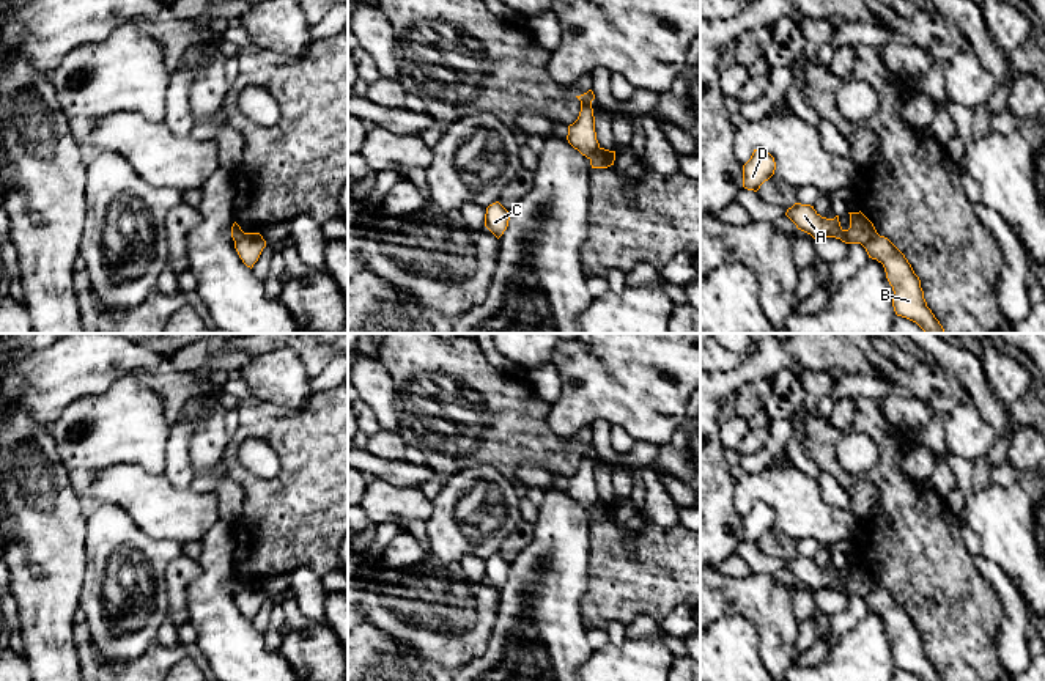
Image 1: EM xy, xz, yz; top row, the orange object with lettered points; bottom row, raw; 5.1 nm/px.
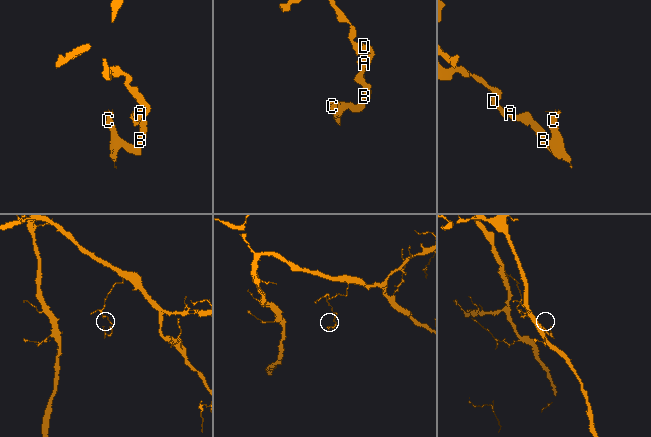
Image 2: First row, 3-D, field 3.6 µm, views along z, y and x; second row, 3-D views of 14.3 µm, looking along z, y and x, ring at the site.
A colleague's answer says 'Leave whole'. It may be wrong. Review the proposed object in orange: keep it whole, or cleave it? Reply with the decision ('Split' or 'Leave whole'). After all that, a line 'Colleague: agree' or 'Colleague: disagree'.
Split
Colleague: disagree

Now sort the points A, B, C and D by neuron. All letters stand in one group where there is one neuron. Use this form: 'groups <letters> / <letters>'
groups A D / B C

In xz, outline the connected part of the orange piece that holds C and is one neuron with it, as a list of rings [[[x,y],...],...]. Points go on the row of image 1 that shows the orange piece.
[[[499,203],[486,208],[485,226],[499,239],[508,226],[510,212]]]

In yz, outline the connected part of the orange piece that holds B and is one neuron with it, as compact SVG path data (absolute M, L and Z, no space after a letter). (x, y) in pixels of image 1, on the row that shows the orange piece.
M875 236L866 244L869 258L883 264L892 286L892 307L897 316L916 322L925 333L944 333L943 326L927 307L921 280L905 255L884 236Z

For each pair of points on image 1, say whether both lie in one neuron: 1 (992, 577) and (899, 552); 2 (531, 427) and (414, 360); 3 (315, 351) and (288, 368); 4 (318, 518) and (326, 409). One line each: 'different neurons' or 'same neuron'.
1: different neurons
2: same neuron
3: different neurons
4: same neuron

